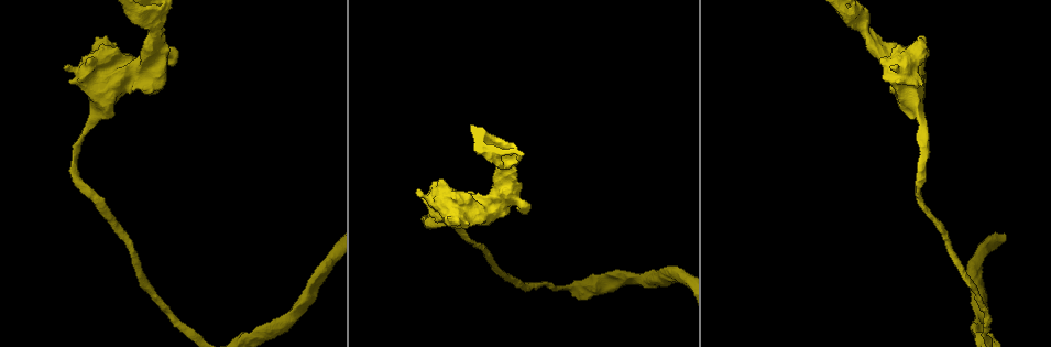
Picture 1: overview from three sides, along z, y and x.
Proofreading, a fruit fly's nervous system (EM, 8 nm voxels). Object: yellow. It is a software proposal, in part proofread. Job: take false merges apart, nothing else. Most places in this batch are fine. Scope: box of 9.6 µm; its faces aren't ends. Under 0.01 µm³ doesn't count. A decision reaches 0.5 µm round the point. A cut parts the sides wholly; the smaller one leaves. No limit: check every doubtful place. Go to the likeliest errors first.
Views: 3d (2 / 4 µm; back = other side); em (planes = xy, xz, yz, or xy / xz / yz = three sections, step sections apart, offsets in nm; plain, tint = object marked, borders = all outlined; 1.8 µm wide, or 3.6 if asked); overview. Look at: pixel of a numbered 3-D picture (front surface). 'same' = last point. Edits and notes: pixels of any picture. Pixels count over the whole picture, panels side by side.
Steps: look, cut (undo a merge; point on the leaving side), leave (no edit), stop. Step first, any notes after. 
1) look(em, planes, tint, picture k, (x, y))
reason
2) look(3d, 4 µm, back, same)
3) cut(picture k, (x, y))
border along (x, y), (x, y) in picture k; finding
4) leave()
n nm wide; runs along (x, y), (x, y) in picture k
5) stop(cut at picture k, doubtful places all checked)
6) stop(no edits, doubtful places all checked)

look(em, planes, borders, picture 1, (847, 15))
thick turns thin

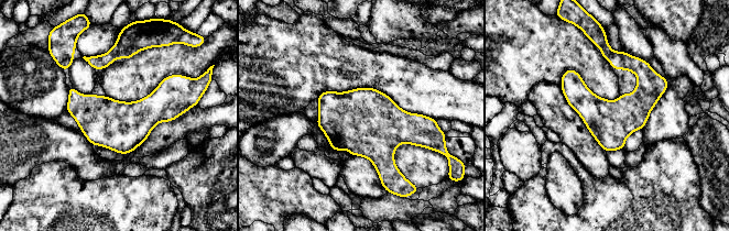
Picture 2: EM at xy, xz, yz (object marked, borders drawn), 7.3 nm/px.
leave()
one cell here

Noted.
look(3d, 4 µm, picture 1, (156, 50))
four-way junction

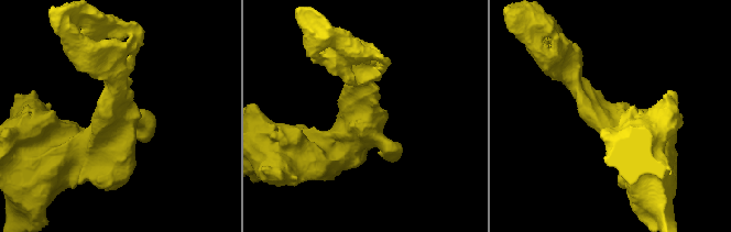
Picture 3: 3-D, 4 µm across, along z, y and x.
look(em, 3.6 µm, xz, step 8, borders, picture 3, (366, 124))
need the tissue

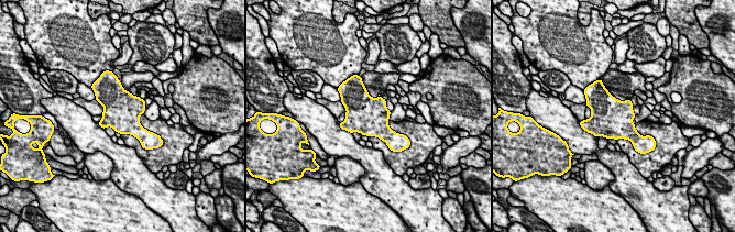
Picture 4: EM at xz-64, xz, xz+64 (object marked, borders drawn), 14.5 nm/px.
leave()
one cell here

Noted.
look(3d, 4 µm, back, picture 1, (104, 38))
sudden change in width

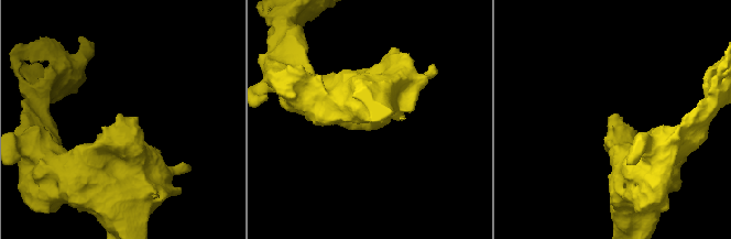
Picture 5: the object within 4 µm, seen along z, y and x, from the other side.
look(em, 3.6 µm, planes, tint, picture 5, (613, 120))
need the tissue

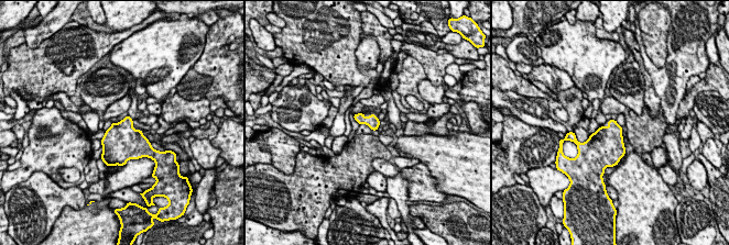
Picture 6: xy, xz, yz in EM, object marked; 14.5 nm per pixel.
leave()
180 nm wide; continuous, no second cell

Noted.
stop(no edits, doubtful places all checked)

